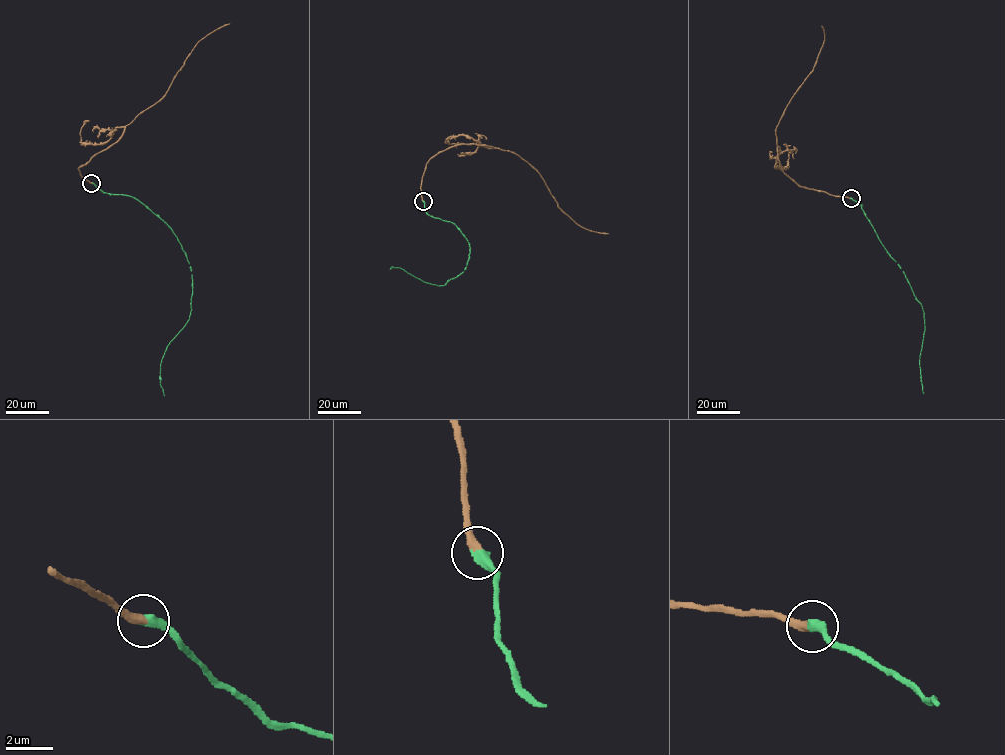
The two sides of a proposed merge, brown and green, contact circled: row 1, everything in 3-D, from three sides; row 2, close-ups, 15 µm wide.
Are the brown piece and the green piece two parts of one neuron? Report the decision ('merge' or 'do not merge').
merge

